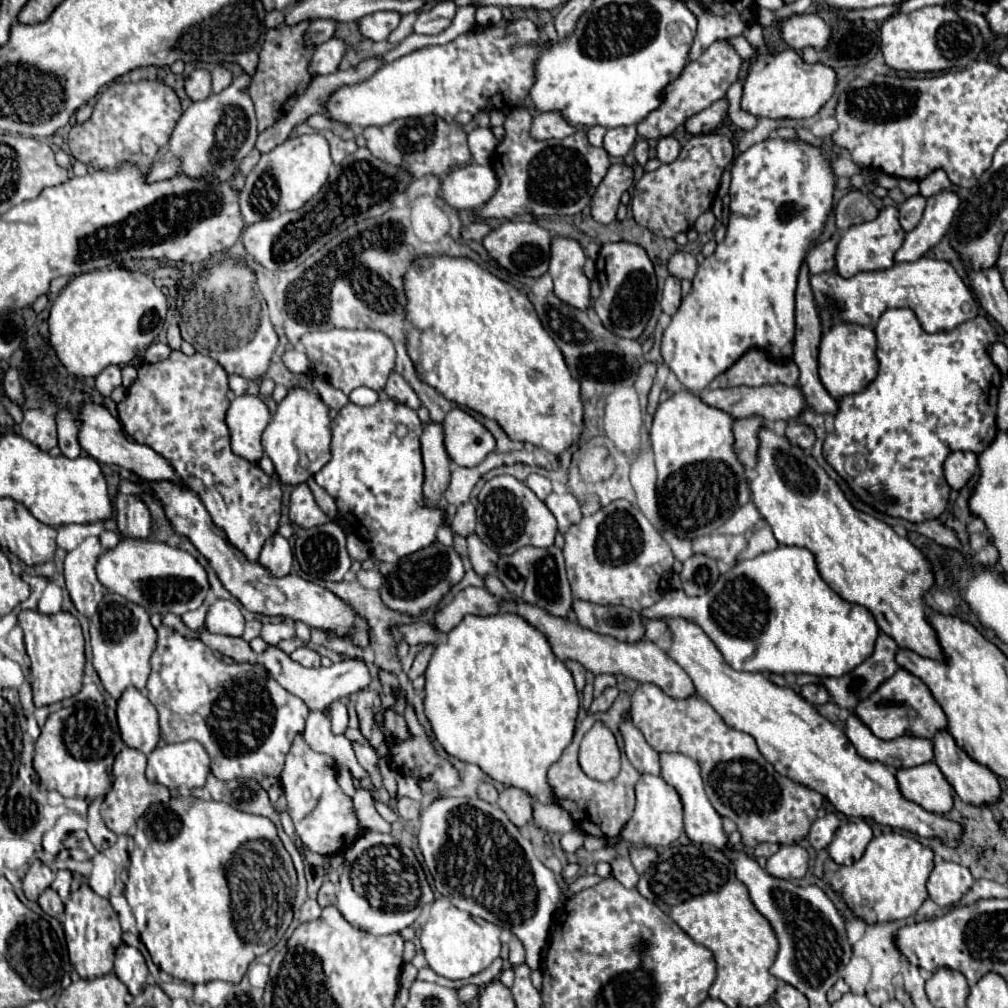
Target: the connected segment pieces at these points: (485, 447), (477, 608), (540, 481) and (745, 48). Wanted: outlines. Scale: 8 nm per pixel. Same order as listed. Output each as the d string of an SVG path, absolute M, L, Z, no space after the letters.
M451 409L451 413L445 415L443 433L451 461L461 467L479 465L495 449L493 435L461 409Z
M467 587L463 589L447 607L443 607L435 617L435 627L443 633L449 633L463 621L465 615L495 615L499 613L499 601L485 587Z
M535 473L529 475L525 483L527 483L527 487L529 487L541 501L545 501L547 495L553 491L553 489L551 489L551 481L545 479L545 477L541 477L541 475L535 475Z
M739 35L739 37L731 37L731 39L725 39L731 47L735 47L737 49L737 53L743 57L743 59L749 59L749 57L753 57L753 53L755 53L755 49L749 45L749 41L743 37L743 35Z

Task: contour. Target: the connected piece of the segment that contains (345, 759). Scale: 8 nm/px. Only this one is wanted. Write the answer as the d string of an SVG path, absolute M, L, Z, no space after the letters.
M321 711L309 713L303 737L313 751L335 757L335 762L339 767L347 767L355 781L367 777L367 771L355 759L355 753L351 749L351 741L343 735L334 734L331 731L329 719Z

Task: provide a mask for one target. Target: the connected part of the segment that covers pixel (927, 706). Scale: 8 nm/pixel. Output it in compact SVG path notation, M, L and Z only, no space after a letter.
M897 669L893 677L883 681L871 697L863 699L855 707L855 715L879 737L879 739L897 739L901 735L915 735L915 737L925 737L933 739L933 735L939 729L947 729L947 715L939 707L939 703L933 699L931 691L927 685L917 679L913 673L907 673L907 669Z

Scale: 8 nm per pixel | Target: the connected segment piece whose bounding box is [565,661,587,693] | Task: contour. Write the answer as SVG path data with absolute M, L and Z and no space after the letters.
M565 661L565 665L567 665L567 669L571 671L571 675L575 677L575 687L577 687L577 691L581 693L581 691L583 691L583 685L585 685L585 675L587 675L587 671L585 671L583 665L579 665L577 661Z

